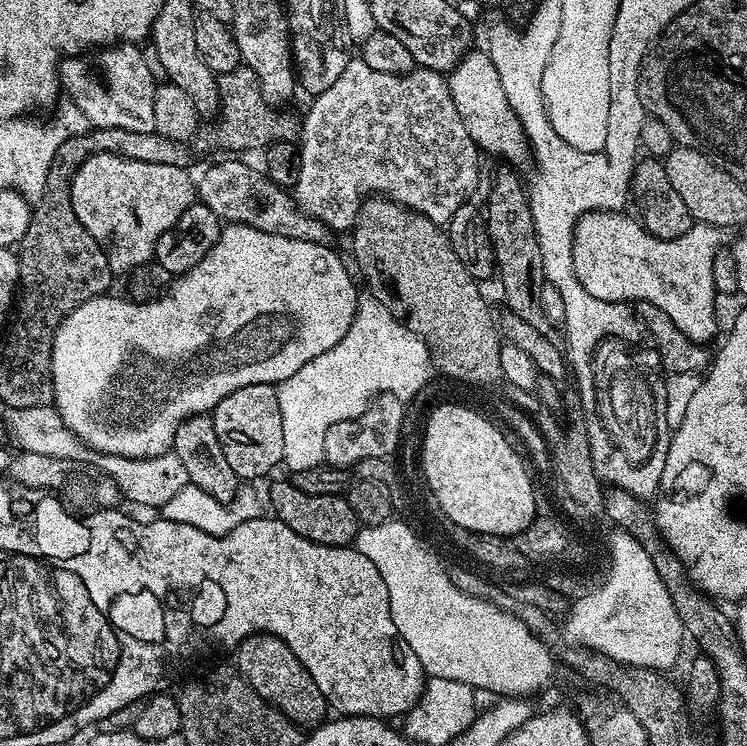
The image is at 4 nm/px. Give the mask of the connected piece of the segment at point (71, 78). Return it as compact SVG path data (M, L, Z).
M117 42L99 50L89 50L79 56L64 56L60 62L60 82L63 91L68 92L71 103L88 119L94 128L121 128L135 132L155 132L154 126L154 94L158 83L152 77L153 65L139 52L132 42Z

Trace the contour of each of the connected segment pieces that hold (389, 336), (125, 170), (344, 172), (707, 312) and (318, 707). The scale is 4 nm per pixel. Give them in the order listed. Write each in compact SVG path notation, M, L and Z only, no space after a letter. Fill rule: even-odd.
M371 294L361 295L356 302L354 322L350 330L346 330L342 342L326 350L326 354L318 354L318 358L306 362L306 366L302 366L298 374L290 374L290 378L286 378L278 386L278 406L282 410L283 467L288 467L288 472L293 474L323 465L326 430L330 430L330 426L357 420L381 394L395 396L405 402L411 401L411 396L418 395L427 386L431 376L434 376L432 353L423 340L419 340L402 321L396 320L394 314L390 314L390 310L386 310L386 306L378 302L378 298Z
M98 154L86 158L72 179L70 186L70 202L74 214L78 214L78 222L86 228L90 238L98 242L98 246L106 254L110 270L114 274L130 274L136 268L145 267L155 257L158 238L182 218L190 205L197 203L198 188L188 177L188 168L178 166L157 166L155 162L134 162L130 158L122 158L114 154Z
M352 58L338 82L311 103L308 113L302 116L298 133L300 173L294 203L333 233L347 233L355 225L360 206L369 194L387 196L395 204L406 206L441 226L454 218L458 206L473 199L480 184L482 153L474 138L470 138L470 130L462 126L447 79L441 73L416 66L405 76L382 74L382 70L370 70L364 60Z
M597 210L594 212L585 212L575 221L573 230L573 262L574 273L577 274L578 281L590 292L590 294L603 298L628 298L624 296L636 296L637 301L648 300L654 306L658 306L658 310L662 310L662 314L666 314L666 318L670 318L670 322L674 322L674 326L678 326L678 330L682 330L682 334L686 334L686 338L690 338L699 344L708 344L712 339L718 336L715 322L715 298L717 296L716 287L714 286L714 258L716 253L721 251L729 243L730 232L727 228L719 228L713 224L693 223L692 229L686 234L682 234L682 238L674 238L673 240L659 240L656 236L651 236L644 228L643 223L639 219L631 220L625 213L620 210Z
M261 634L248 636L234 649L236 661L234 667L240 673L240 677L266 702L270 702L286 718L290 718L301 729L311 730L324 723L330 709L322 690L318 690L314 678L310 678L310 670L294 658L294 650L282 642L282 638Z

